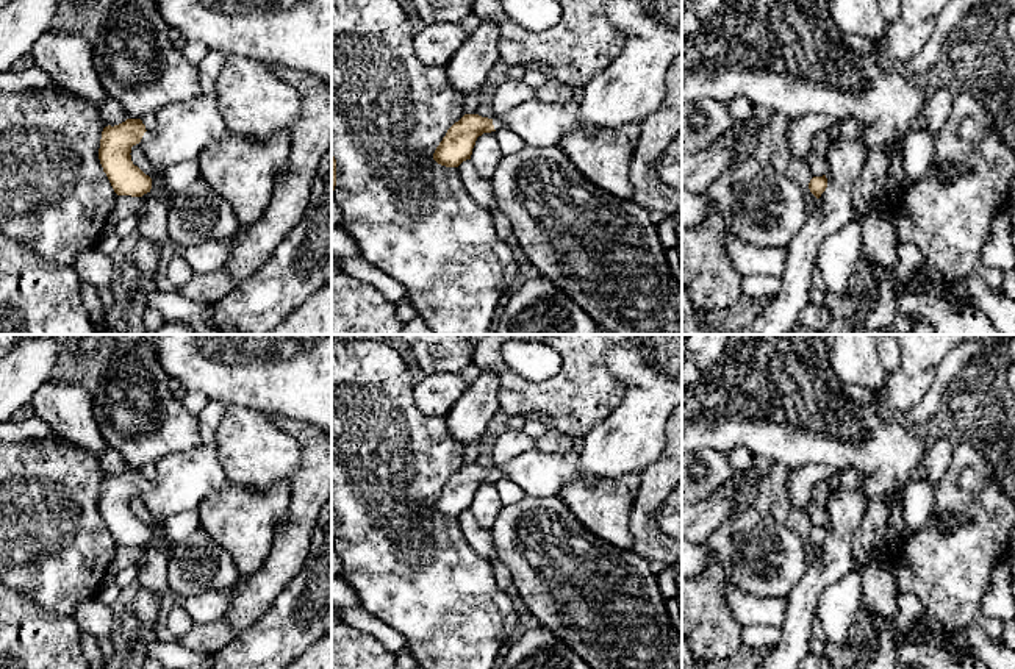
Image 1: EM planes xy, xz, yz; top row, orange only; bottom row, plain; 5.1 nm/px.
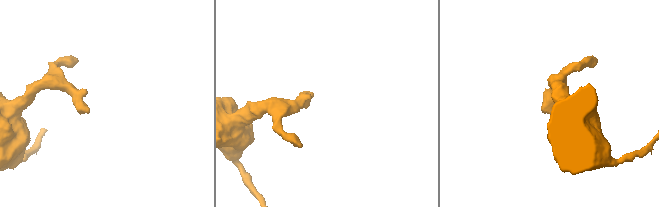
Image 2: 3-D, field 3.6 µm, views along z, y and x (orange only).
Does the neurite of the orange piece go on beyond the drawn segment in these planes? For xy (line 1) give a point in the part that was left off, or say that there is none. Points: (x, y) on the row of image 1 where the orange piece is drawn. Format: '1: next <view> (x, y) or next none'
1: next xy (183, 130)

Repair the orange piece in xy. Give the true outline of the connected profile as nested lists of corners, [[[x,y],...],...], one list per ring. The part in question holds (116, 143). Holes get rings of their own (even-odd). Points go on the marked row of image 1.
[[[208,50],[197,64],[200,94],[156,113],[156,128],[147,131],[141,119],[127,119],[102,131],[99,159],[117,195],[142,197],[152,178],[131,161],[131,147],[139,144],[156,170],[199,161],[200,153],[228,133],[219,111],[216,80],[228,56]]]

